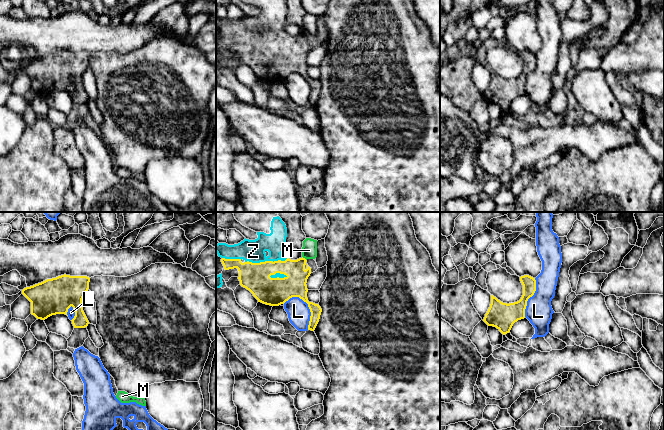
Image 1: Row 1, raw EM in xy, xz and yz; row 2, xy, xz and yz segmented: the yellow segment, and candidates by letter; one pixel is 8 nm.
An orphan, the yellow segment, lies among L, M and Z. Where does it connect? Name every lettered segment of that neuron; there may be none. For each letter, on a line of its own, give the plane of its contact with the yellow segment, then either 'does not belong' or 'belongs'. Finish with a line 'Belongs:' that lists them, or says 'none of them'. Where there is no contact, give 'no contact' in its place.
L: xz | does not belong
M: xz | does not belong
Z: xz | belongs
Belongs: Z

